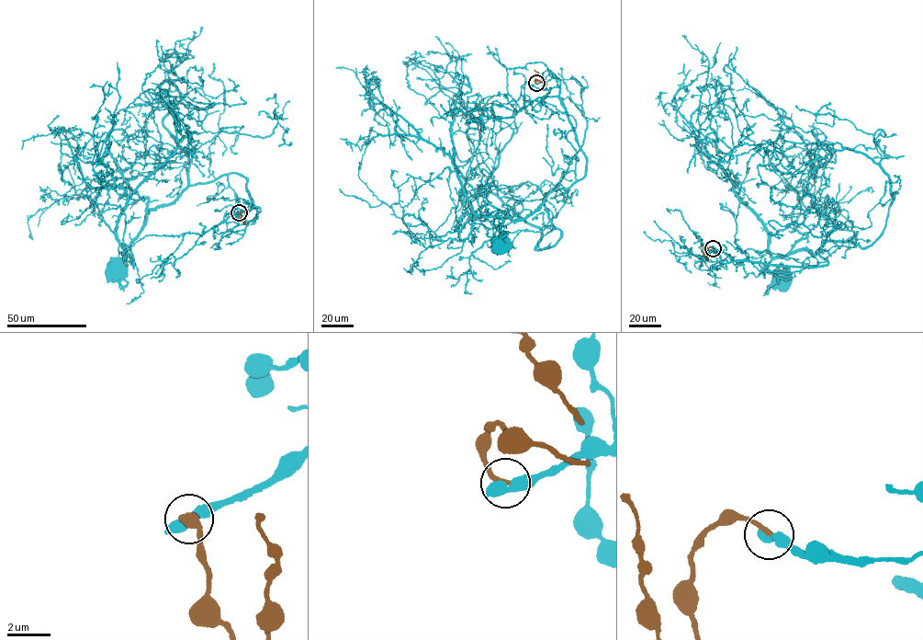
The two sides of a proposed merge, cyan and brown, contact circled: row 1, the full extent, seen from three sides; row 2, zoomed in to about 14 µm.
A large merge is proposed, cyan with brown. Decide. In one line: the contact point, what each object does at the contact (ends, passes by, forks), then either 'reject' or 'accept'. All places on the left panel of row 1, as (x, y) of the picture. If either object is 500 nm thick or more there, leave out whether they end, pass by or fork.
(239, 212) | accept

